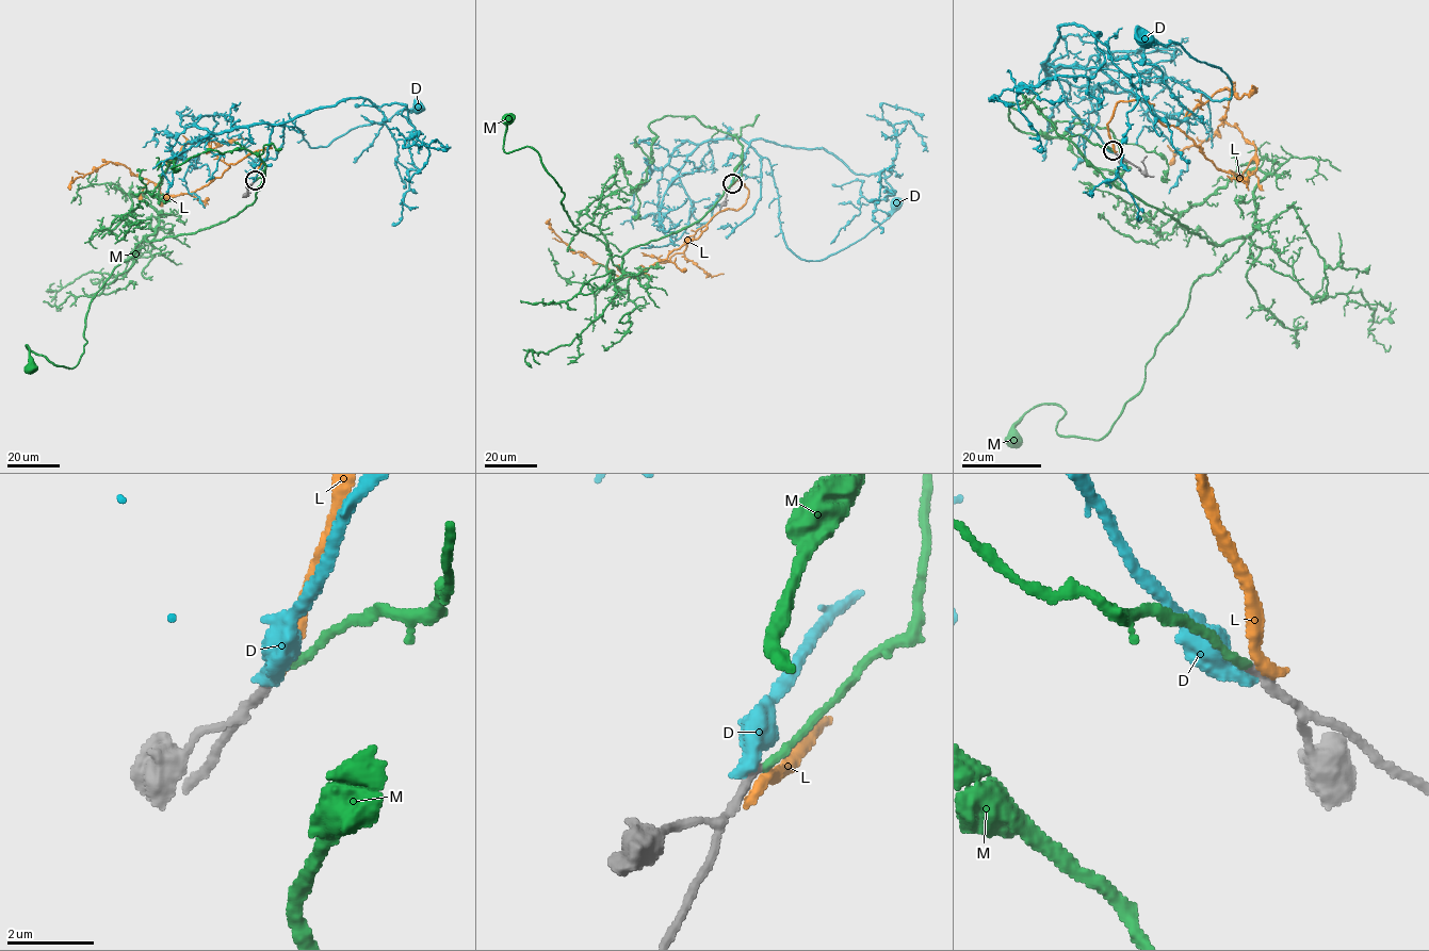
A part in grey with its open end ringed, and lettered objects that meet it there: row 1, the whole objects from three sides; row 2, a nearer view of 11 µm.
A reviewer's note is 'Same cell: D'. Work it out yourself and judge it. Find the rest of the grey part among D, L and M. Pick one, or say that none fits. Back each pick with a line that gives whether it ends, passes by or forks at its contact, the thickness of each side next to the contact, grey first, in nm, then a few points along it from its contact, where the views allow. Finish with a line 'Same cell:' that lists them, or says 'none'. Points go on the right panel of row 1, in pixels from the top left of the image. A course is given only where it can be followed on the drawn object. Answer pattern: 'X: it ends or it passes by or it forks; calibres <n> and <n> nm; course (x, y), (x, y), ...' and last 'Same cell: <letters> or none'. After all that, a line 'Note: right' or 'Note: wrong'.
M: it ends; calibres 220 and 180 nm; course (1113, 151), (1068, 137), (1245, 240), (1106, 435), (1041, 404), (1011, 441)
Same cell: M
Note: wrong

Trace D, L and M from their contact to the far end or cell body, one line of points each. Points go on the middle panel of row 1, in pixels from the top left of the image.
D: (731, 183), (749, 146), (768, 160), (785, 245), (808, 261), (823, 260), (864, 238), (891, 213), (893, 202)
L: (731, 184), (748, 190), (741, 208), (720, 211), (636, 277), (572, 251), (547, 220)
M: (732, 183), (741, 154), (713, 207), (630, 249), (620, 269), (572, 225), (539, 154), (503, 149), (506, 118)

